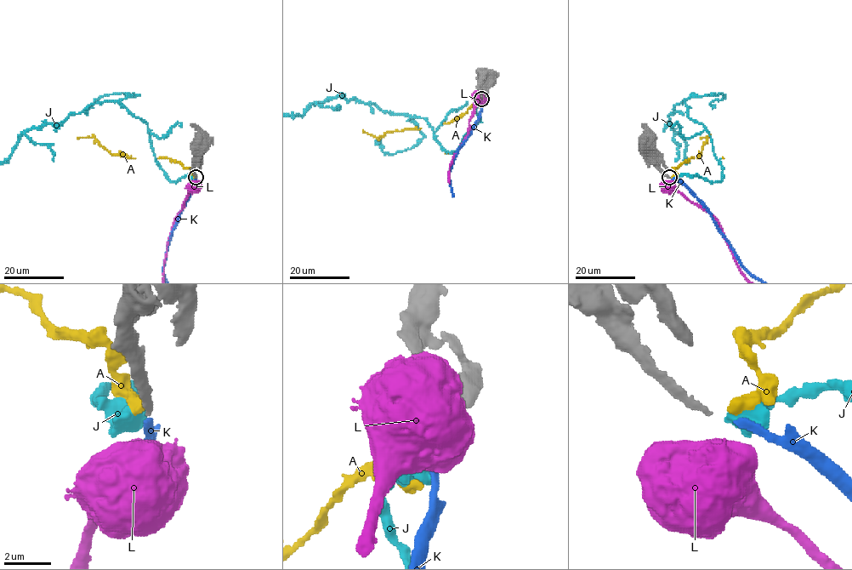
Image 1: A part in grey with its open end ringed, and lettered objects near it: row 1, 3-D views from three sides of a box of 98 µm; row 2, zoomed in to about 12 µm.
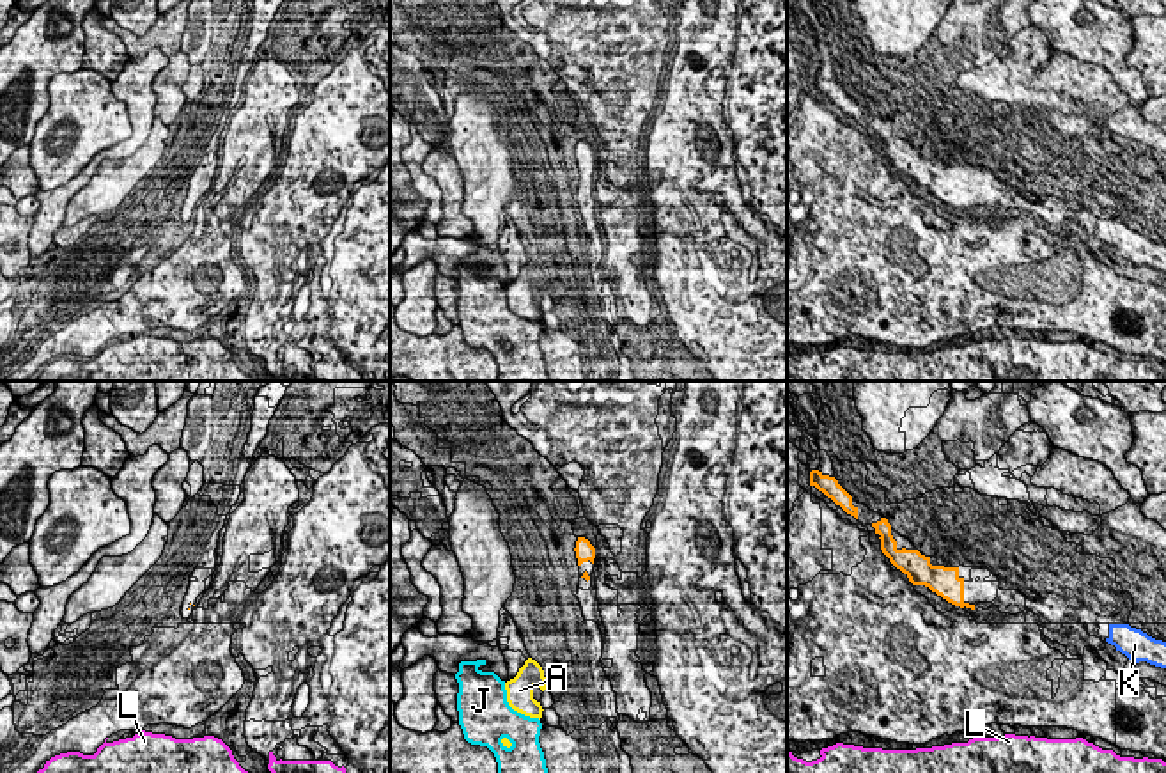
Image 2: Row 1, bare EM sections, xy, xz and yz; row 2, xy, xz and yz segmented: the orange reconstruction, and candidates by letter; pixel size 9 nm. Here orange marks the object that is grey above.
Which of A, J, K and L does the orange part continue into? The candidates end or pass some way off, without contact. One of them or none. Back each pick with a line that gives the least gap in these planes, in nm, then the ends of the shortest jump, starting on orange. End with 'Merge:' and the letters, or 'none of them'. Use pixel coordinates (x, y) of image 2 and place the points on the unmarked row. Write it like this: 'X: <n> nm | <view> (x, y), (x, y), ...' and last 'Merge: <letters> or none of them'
K: 1250 nm | yz (973, 211), (1106, 242)
Merge: K

